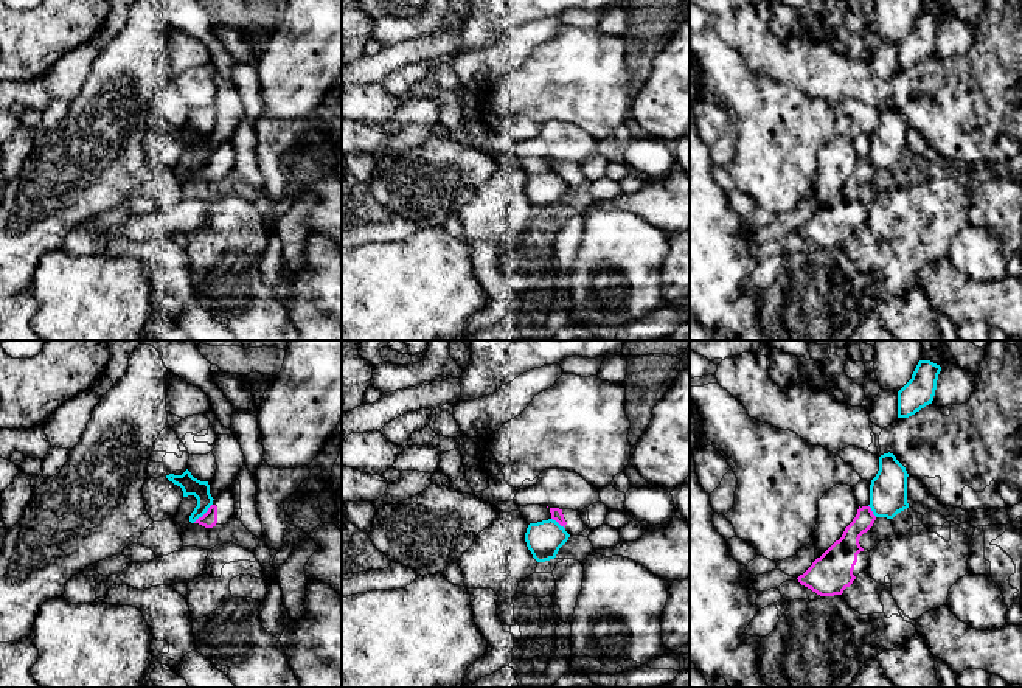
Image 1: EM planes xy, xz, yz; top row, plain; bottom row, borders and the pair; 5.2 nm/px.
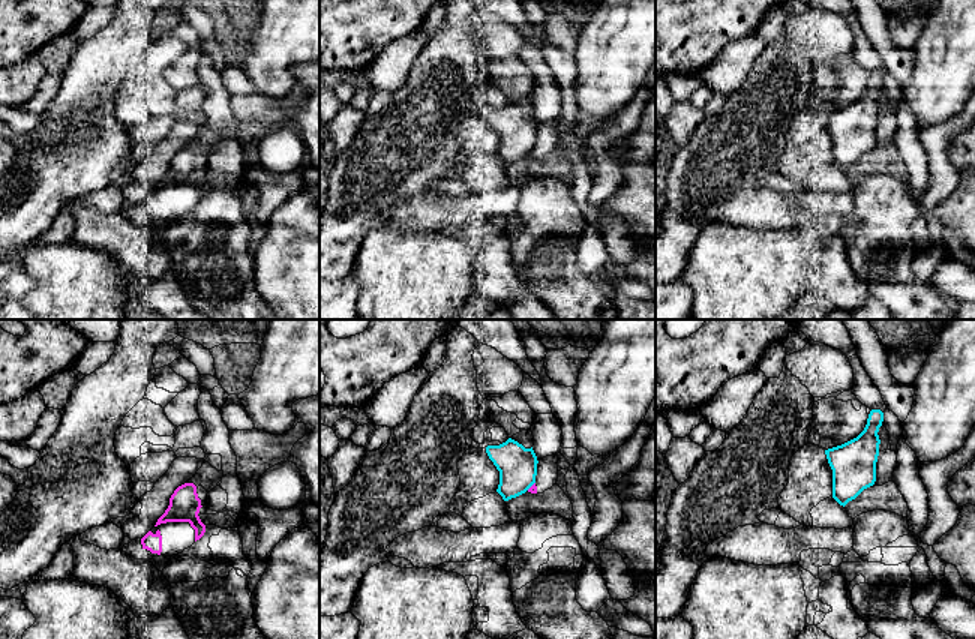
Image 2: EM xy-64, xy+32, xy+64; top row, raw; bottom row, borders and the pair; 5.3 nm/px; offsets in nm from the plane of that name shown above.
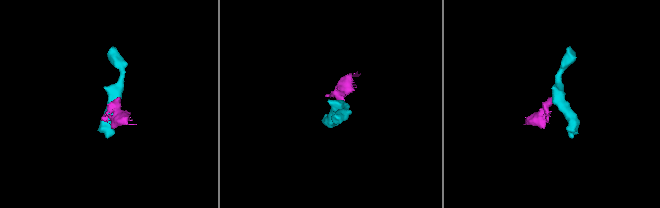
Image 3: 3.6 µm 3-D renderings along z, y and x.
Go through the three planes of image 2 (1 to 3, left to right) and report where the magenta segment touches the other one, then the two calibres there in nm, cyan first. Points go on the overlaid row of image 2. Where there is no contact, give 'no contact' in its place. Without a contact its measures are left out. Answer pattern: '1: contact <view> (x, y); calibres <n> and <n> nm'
1: no contact
2: contact xy+32 (530, 486); calibres 200 and 50 nm
3: no contact

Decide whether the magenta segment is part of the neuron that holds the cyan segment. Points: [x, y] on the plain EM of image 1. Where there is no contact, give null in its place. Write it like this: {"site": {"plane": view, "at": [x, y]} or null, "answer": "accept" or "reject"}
{"site": {"plane": "xy", "at": [202, 166]}, "answer": "reject"}

